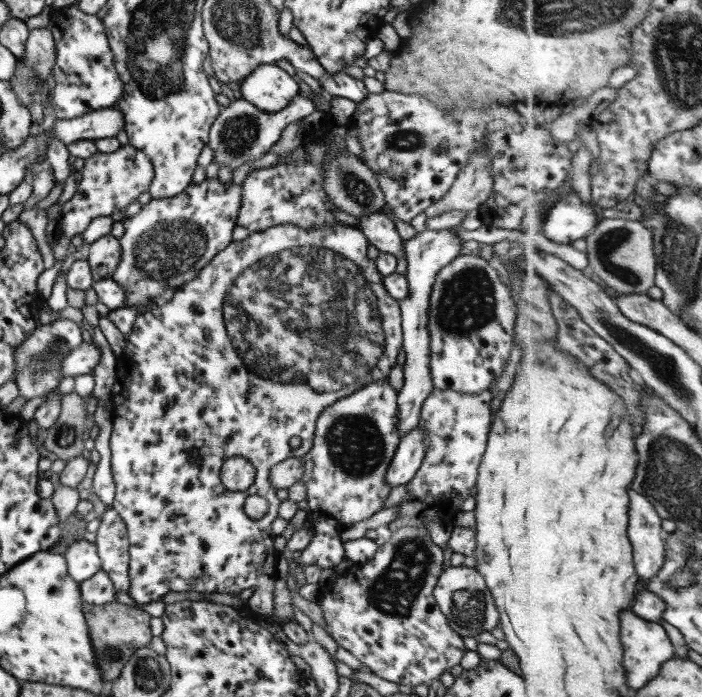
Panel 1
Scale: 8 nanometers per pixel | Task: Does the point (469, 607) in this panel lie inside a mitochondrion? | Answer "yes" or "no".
yes

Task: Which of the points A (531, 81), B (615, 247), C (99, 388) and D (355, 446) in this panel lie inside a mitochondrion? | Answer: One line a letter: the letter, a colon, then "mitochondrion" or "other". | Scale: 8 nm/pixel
A: other
B: mitochondrion
C: other
D: mitochondrion

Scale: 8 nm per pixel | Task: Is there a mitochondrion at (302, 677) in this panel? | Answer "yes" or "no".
no

